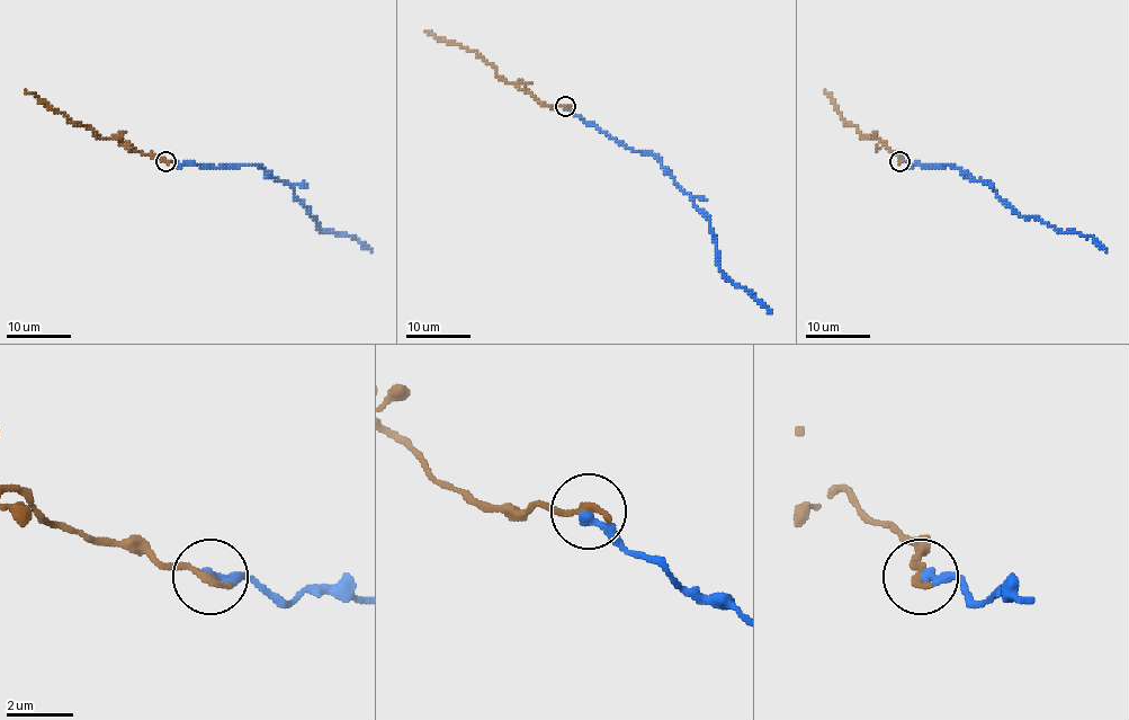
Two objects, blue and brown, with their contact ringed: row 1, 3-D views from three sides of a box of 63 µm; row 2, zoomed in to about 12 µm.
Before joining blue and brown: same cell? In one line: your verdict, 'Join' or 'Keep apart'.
Join

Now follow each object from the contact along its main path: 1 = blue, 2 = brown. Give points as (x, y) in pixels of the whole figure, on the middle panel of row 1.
1: (565, 106), (626, 147), (652, 152), (708, 218), (718, 268), (770, 312)
2: (565, 106), (543, 105), (517, 83), (508, 83), (496, 69), (462, 45), (439, 41), (424, 30)

